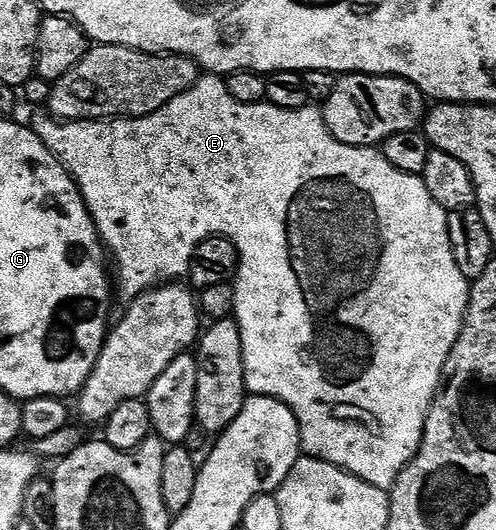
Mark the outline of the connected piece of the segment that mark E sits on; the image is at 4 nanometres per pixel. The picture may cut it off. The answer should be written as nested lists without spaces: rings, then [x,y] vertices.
[[[216,74],[201,75],[199,80],[194,82],[194,86],[190,86],[190,90],[186,90],[182,94],[178,94],[174,98],[170,98],[170,102],[166,102],[166,106],[162,106],[156,112],[151,112],[148,116],[137,116],[135,118],[109,118],[106,120],[58,120],[55,116],[44,110],[36,110],[30,121],[30,127],[35,132],[37,138],[43,142],[49,152],[56,157],[61,166],[68,171],[72,177],[73,183],[76,184],[80,191],[80,196],[84,200],[84,205],[88,208],[92,221],[96,223],[96,230],[100,235],[101,241],[106,249],[107,255],[116,263],[116,272],[114,268],[114,284],[120,292],[127,298],[135,298],[141,293],[147,292],[150,288],[155,288],[161,284],[179,281],[181,278],[187,277],[188,260],[192,257],[192,248],[195,244],[199,244],[202,240],[209,240],[212,236],[224,236],[229,242],[236,247],[236,252],[240,256],[240,265],[236,268],[234,283],[234,306],[232,311],[238,330],[240,331],[240,341],[242,342],[242,362],[244,363],[244,387],[253,396],[269,396],[275,400],[280,400],[294,414],[294,418],[300,427],[300,447],[303,455],[312,456],[316,460],[325,460],[334,466],[338,466],[342,470],[346,470],[350,474],[354,474],[358,478],[362,478],[362,482],[366,482],[370,486],[378,486],[385,490],[391,489],[396,479],[400,477],[400,472],[410,463],[416,452],[420,448],[420,443],[424,437],[424,417],[428,415],[428,407],[432,405],[432,400],[436,396],[436,390],[440,387],[440,382],[444,374],[444,367],[448,361],[450,350],[456,345],[456,339],[460,333],[460,328],[464,324],[464,312],[468,308],[468,293],[470,291],[470,281],[462,274],[462,270],[458,270],[458,266],[454,262],[454,250],[450,250],[450,236],[448,234],[448,212],[438,202],[434,202],[434,198],[430,198],[430,190],[426,190],[423,179],[415,172],[403,172],[394,166],[390,166],[390,162],[386,162],[383,151],[377,150],[375,147],[369,146],[359,148],[358,146],[350,146],[338,142],[330,134],[330,130],[324,124],[324,113],[319,107],[305,106],[303,108],[295,108],[294,110],[282,110],[278,106],[270,103],[262,104],[243,104],[234,98],[230,98],[230,94],[226,90],[223,79]]]

